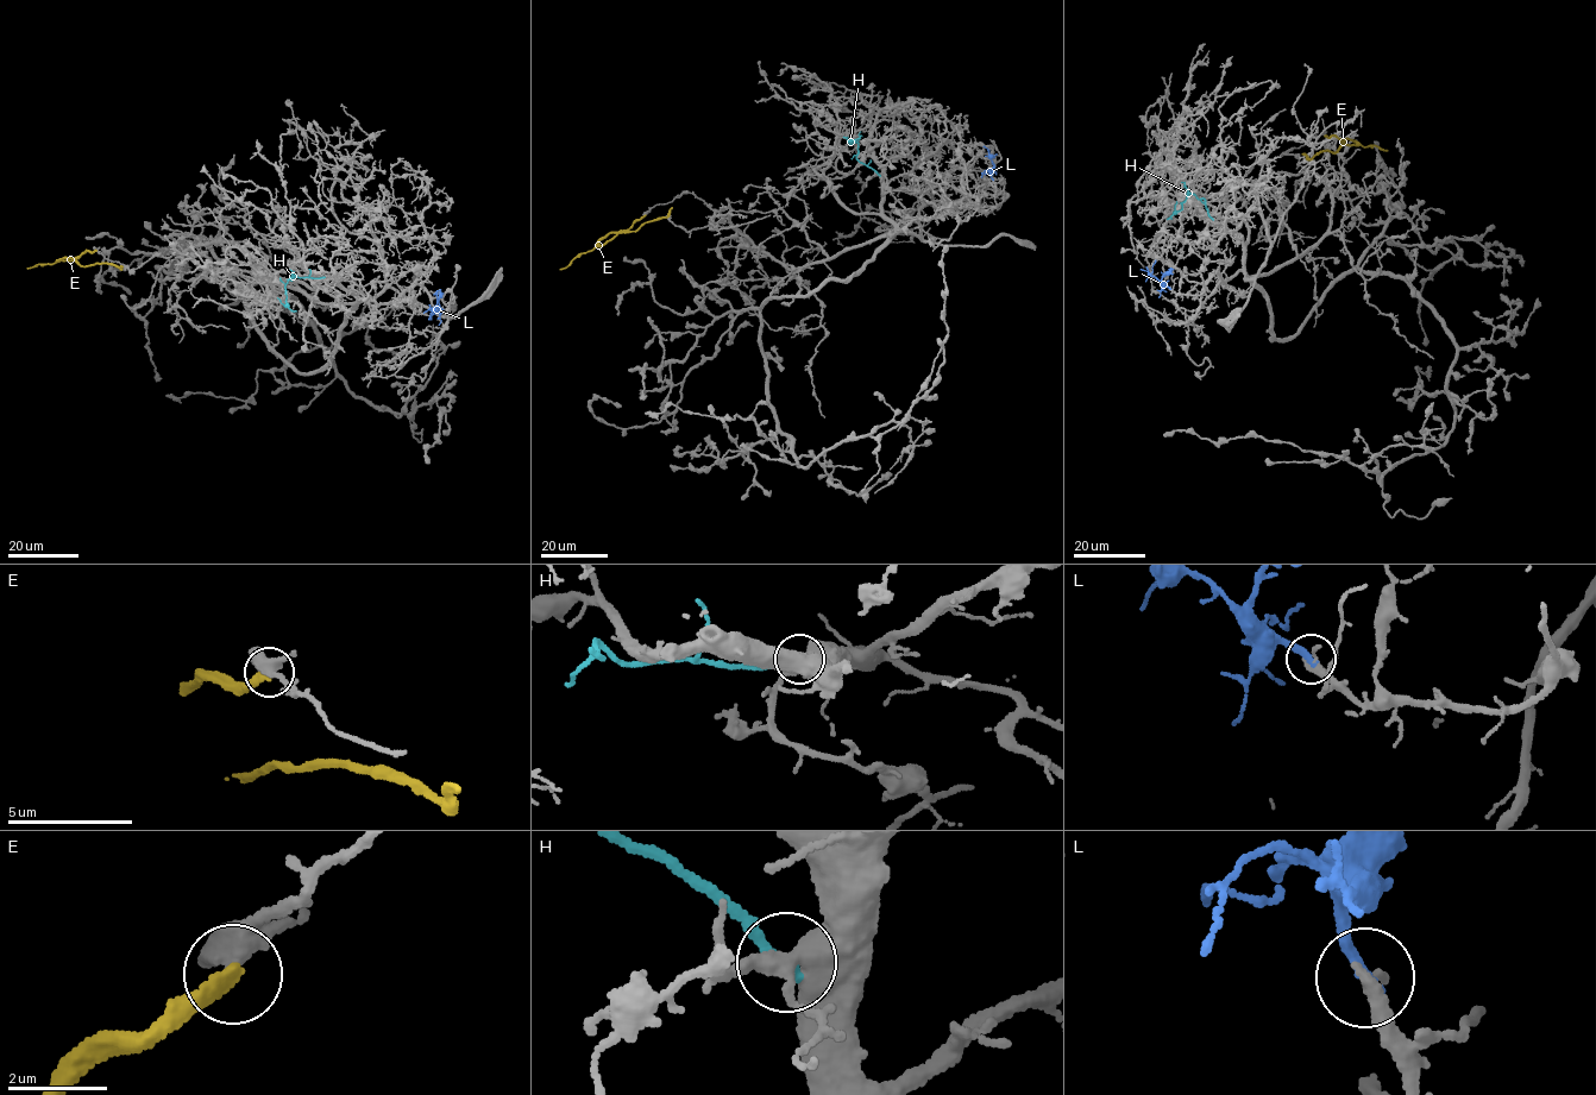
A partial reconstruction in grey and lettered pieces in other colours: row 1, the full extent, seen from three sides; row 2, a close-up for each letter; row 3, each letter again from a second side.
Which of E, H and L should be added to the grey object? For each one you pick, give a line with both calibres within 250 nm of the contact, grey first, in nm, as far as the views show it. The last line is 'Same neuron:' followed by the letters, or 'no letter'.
L: calibres 380 and 280 nm
Same neuron: L

